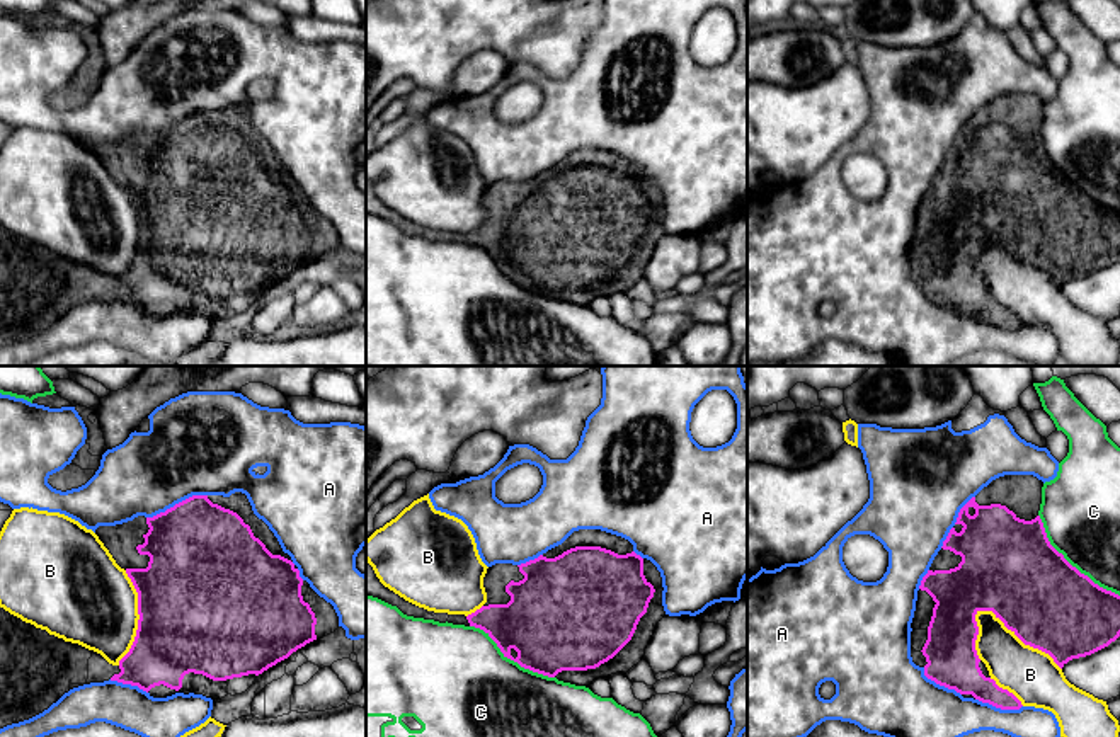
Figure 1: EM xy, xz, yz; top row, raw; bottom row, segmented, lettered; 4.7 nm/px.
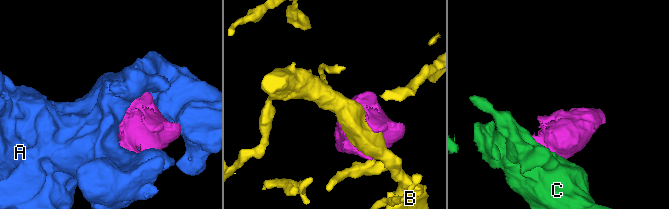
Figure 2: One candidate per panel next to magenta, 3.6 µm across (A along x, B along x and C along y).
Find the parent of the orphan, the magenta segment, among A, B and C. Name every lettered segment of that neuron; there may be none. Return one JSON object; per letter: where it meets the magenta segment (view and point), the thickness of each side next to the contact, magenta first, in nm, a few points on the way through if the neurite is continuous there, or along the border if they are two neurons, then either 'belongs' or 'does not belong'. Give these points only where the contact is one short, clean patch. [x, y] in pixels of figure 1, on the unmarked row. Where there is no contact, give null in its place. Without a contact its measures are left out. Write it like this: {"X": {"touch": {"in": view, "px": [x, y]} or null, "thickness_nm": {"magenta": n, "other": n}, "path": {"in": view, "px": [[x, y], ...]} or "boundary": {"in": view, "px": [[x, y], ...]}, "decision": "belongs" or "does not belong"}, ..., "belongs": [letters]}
{"A": {"touch": {"in": "xy", "px": [176, 123]}, "thickness_nm": {"magenta": 460, "other": 400}, "decision": "does not belong"}, "B": {"touch": {"in": "yz", "px": [1020, 257]}, "thickness_nm": {"magenta": 420, "other": 240}, "decision": "does not belong"}, "C": {"touch": {"in": "yz", "px": [1069, 182]}, "thickness_nm": {"magenta": 420, "other": 360}, "decision": "does not belong"}, "belongs": []}

